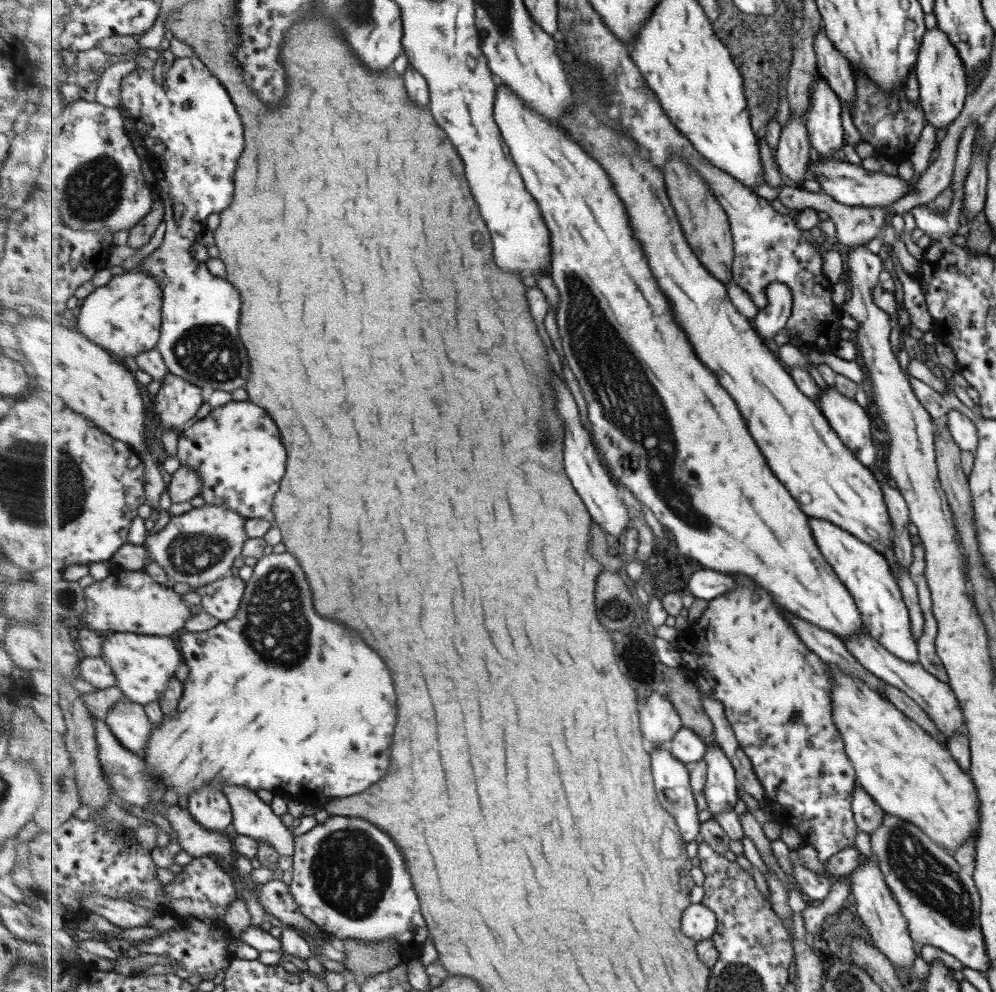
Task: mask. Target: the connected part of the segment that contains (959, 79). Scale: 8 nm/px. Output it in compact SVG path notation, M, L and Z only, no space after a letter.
M937 26L932 30L926 30L922 38L915 71L919 82L919 101L928 119L928 124L935 126L938 131L943 127L948 128L950 123L958 118L964 106L968 94L967 75L964 63L958 55L958 49L950 43L949 37Z

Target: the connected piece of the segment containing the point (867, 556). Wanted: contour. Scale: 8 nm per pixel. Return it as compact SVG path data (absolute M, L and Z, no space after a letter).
M810 517L810 526L821 553L856 599L862 622L870 636L896 657L916 663L918 650L912 634L909 612L884 555L874 550L869 543L862 542L856 535L842 530L842 527L826 519Z

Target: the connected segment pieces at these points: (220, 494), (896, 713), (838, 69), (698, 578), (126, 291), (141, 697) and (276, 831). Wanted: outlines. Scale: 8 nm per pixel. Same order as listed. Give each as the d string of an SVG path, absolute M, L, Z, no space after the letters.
M252 400L230 402L230 404L222 406L222 408L213 409L206 418L195 421L187 426L180 434L178 457L180 458L181 466L190 465L190 467L194 467L194 469L202 475L206 486L204 486L204 492L202 492L201 496L204 497L207 503L216 504L216 506L226 506L226 508L230 508L230 510L240 512L242 516L246 516L248 519L266 518L266 516L272 512L272 506L274 506L276 497L278 493L280 493L280 484L282 484L282 480L284 480L284 476L286 476L286 468L288 468L288 450L286 450L286 446L284 446L284 438L282 438L282 432L280 432L280 428L278 428L276 420L272 418L272 414L270 414L268 410L264 410L262 406L258 406L258 404Z
M828 664L830 677L834 679L834 698L838 698L838 726L846 734L845 750L850 750L854 766L858 766L858 777L862 778L862 789L882 810L918 826L932 842L954 855L968 840L972 839L974 854L980 830L980 799L973 779L951 756L949 748L935 740L912 719L908 719L888 698L878 690L872 690L862 680L844 674L840 668Z
M823 28L814 39L814 50L820 76L826 80L840 100L847 103L849 110L852 110L856 97L856 82L850 62L842 55L840 49L834 47Z
M702 568L687 578L687 591L699 599L714 600L736 589L736 578L714 569Z
M138 270L116 275L101 288L87 290L76 302L71 318L88 338L106 347L123 360L127 356L156 349L161 342L162 314L164 314L165 288L160 278Z
M114 632L104 635L104 659L114 667L118 685L128 699L138 704L160 702L178 668L185 663L182 649L172 636L147 635L135 632Z
M222 785L221 788L227 793L232 804L232 812L234 812L234 822L232 824L233 834L243 834L251 836L258 842L266 842L272 844L281 856L290 856L295 859L297 854L297 844L294 832L282 822L280 815L273 809L270 804L267 804L254 790L243 788L242 786Z

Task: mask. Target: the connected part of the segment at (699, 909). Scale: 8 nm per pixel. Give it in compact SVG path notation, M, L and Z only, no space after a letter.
M703 902L693 904L684 913L684 932L696 938L698 943L712 939L718 930L718 925L718 914Z

